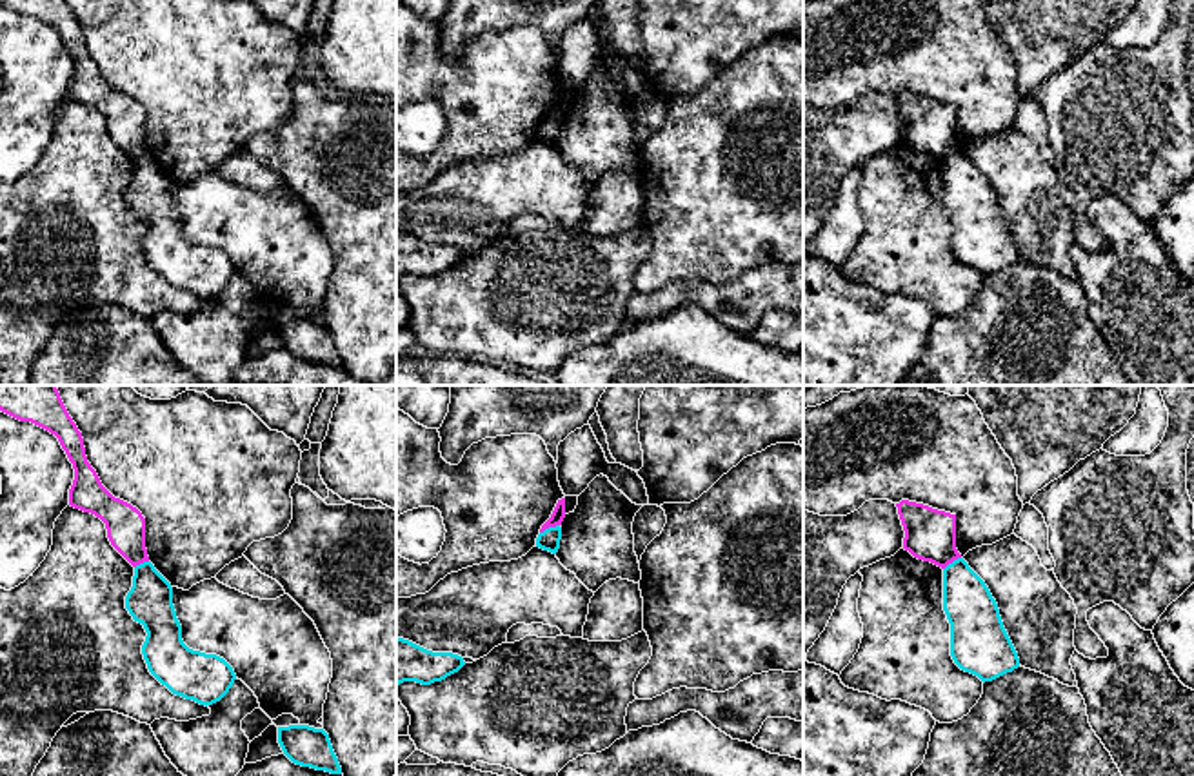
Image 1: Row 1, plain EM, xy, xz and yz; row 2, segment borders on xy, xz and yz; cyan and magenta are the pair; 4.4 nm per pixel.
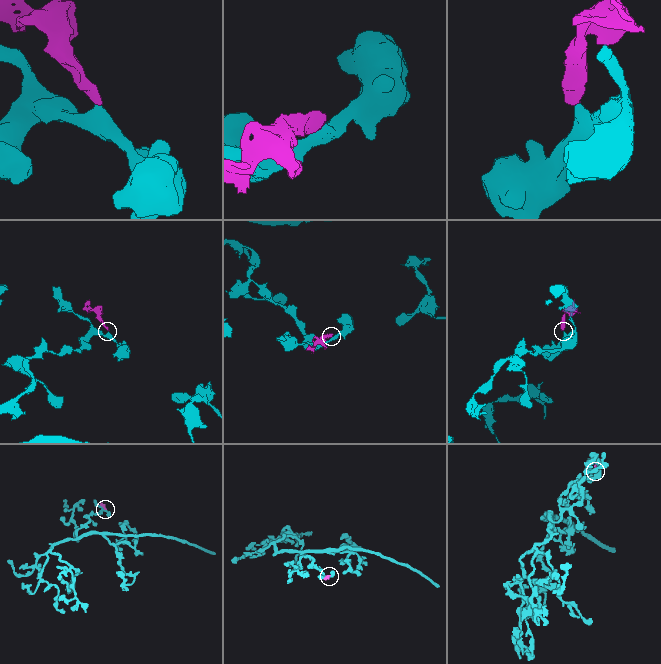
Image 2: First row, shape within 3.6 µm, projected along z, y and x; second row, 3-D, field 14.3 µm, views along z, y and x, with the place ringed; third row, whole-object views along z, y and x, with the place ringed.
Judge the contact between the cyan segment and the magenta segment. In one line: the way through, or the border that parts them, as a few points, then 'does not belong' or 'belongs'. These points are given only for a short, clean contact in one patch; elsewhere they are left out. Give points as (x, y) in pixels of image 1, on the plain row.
border along xz (558, 117), (540, 126); does not belong

